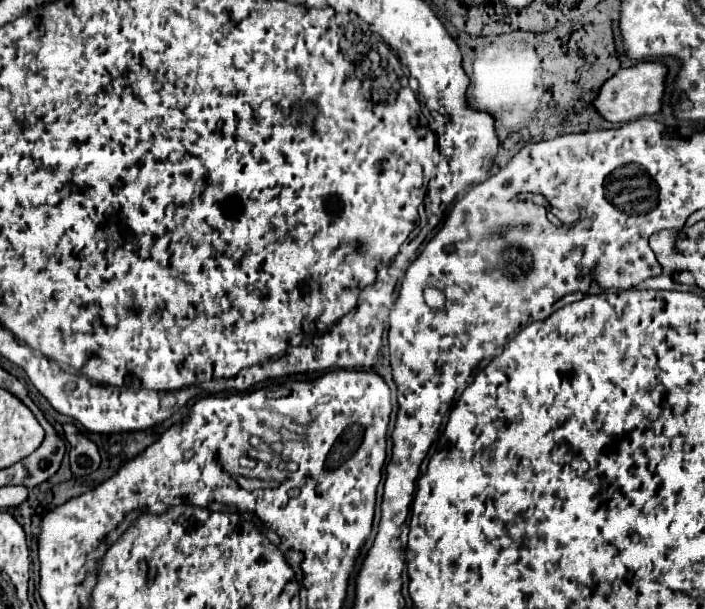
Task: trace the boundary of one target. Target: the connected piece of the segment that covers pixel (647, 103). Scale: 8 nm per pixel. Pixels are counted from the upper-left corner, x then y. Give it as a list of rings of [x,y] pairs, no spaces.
[[[642,61],[632,67],[622,67],[600,89],[594,105],[598,113],[612,123],[626,123],[644,115],[654,115],[662,109],[662,97],[666,91],[668,67],[660,61]]]

